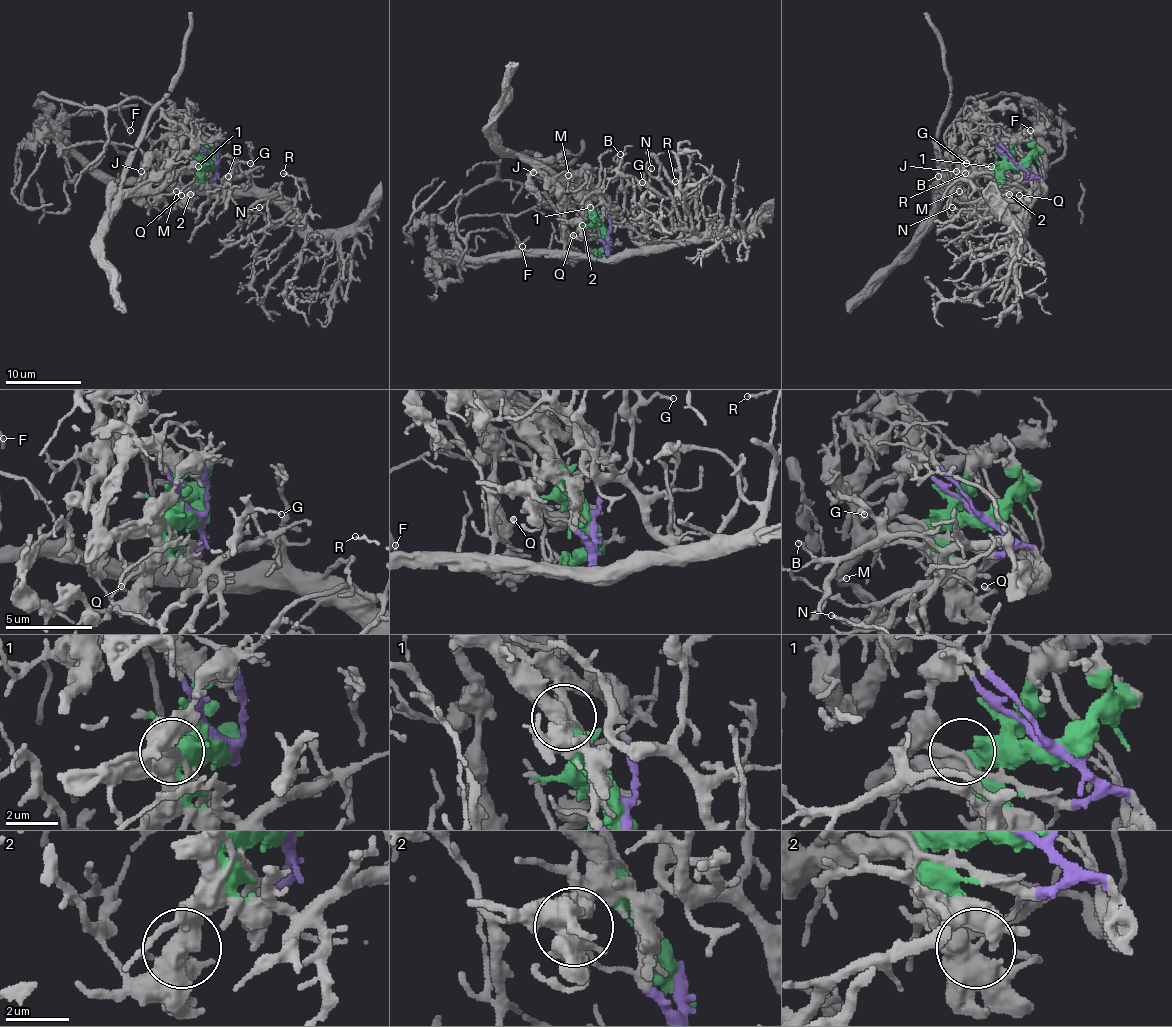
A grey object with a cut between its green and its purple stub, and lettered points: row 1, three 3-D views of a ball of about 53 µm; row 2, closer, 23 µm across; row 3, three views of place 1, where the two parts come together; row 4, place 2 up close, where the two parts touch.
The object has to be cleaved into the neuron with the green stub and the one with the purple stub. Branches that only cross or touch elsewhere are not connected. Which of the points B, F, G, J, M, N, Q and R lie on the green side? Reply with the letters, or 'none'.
J, M, Q

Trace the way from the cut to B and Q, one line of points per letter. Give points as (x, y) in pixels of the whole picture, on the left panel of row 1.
B: (213, 162), (215, 185), (241, 189), (249, 183), (245, 175), (230, 177), (232, 173), (224, 183), (228, 175)
Q: (213, 162), (190, 196), (192, 198), (181, 194)

